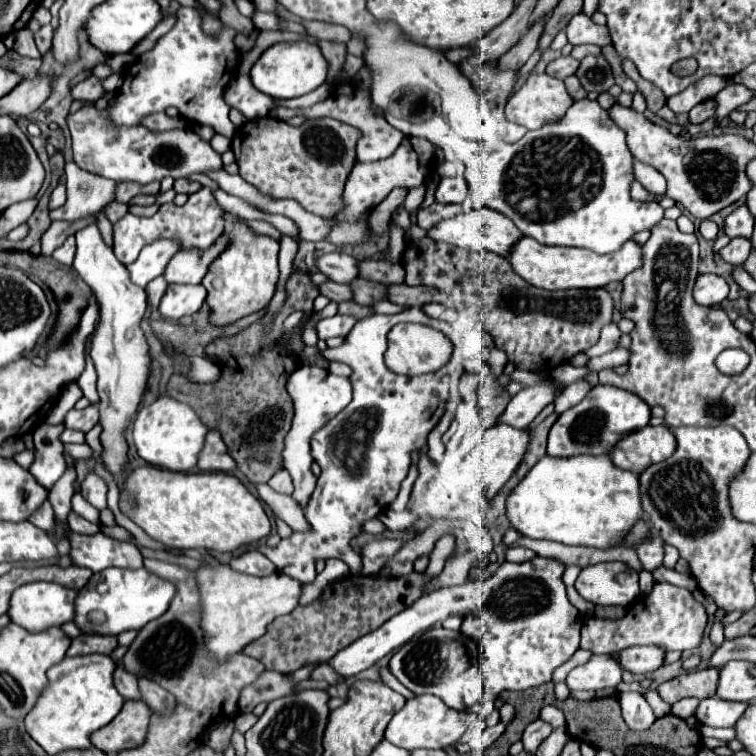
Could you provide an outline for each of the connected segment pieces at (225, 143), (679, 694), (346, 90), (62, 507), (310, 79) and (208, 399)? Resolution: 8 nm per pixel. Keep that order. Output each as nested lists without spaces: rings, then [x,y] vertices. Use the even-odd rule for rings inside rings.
[[[215,133],[210,141],[210,144],[215,151],[217,151],[219,154],[223,154],[225,151],[231,148],[231,141],[232,140],[230,138]]]
[[[715,667],[699,669],[699,671],[687,671],[687,673],[681,673],[679,677],[671,679],[671,681],[661,683],[657,687],[657,693],[669,705],[673,705],[685,697],[707,699],[707,697],[715,695],[717,679],[719,679],[719,669],[715,669]]]
[[[339,85],[335,91],[331,91],[331,95],[325,101],[319,101],[311,107],[303,107],[303,109],[289,109],[289,107],[277,107],[273,111],[273,117],[277,119],[291,119],[295,115],[301,117],[333,117],[337,121],[349,123],[353,127],[357,127],[361,131],[361,137],[357,139],[357,161],[375,161],[375,159],[385,159],[387,155],[391,155],[399,143],[403,141],[403,133],[397,131],[395,127],[391,127],[381,115],[375,113],[375,109],[371,107],[371,95],[365,89],[355,87],[343,87]]]
[[[73,465],[49,489],[49,501],[51,501],[53,509],[55,509],[55,517],[65,525],[68,524],[67,515],[71,513],[71,497],[73,497],[73,484],[76,477],[75,466]]]
[[[291,41],[291,43],[275,43],[271,45],[259,61],[251,69],[251,83],[255,83],[257,91],[263,91],[265,95],[271,95],[275,99],[293,99],[301,97],[305,93],[311,93],[327,79],[327,61],[321,55],[319,47],[309,41]]]
[[[295,271],[289,281],[287,281],[287,303],[283,307],[283,311],[277,315],[275,325],[271,335],[261,335],[257,331],[259,329],[259,321],[253,323],[249,329],[245,329],[243,333],[231,337],[231,339],[217,339],[207,347],[207,355],[217,355],[223,359],[221,363],[221,379],[213,385],[193,385],[187,383],[185,377],[181,377],[179,373],[175,373],[169,379],[167,391],[173,399],[183,401],[187,405],[191,405],[195,409],[195,413],[199,415],[199,419],[203,419],[205,425],[221,431],[223,435],[223,443],[227,445],[229,455],[235,459],[237,469],[253,483],[267,483],[279,469],[283,469],[283,459],[281,459],[281,451],[283,451],[283,439],[287,435],[287,431],[291,429],[291,419],[293,419],[293,401],[285,389],[285,383],[291,375],[291,371],[295,371],[299,367],[299,359],[297,355],[287,347],[287,343],[283,341],[283,319],[295,311],[307,311],[313,313],[313,299],[319,295],[319,287],[311,281],[311,273],[309,271]]]

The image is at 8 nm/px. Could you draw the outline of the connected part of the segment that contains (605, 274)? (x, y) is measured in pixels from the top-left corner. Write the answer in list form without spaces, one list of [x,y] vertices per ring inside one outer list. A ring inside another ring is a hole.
[[[523,237],[511,249],[507,259],[513,265],[517,275],[521,275],[527,283],[539,289],[547,289],[547,291],[595,289],[595,287],[607,287],[609,283],[615,283],[615,281],[623,281],[625,275],[639,269],[643,265],[643,249],[639,243],[631,239],[619,251],[599,255],[599,253],[577,249],[577,247],[549,247],[549,245],[537,243],[531,237]]]

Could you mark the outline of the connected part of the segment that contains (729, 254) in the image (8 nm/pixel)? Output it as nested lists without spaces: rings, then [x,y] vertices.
[[[735,237],[735,239],[731,239],[731,243],[727,247],[723,247],[719,251],[719,255],[723,255],[723,261],[727,261],[729,265],[737,267],[737,265],[745,263],[745,259],[749,257],[749,251],[751,251],[751,243],[743,237]]]

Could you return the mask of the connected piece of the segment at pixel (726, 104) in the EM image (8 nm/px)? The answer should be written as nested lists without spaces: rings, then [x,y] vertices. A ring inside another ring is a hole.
[[[729,83],[725,89],[721,89],[715,95],[715,103],[717,103],[717,111],[715,117],[721,121],[725,119],[733,109],[737,109],[741,105],[749,101],[749,97],[755,95],[751,89],[747,89],[745,85]]]

